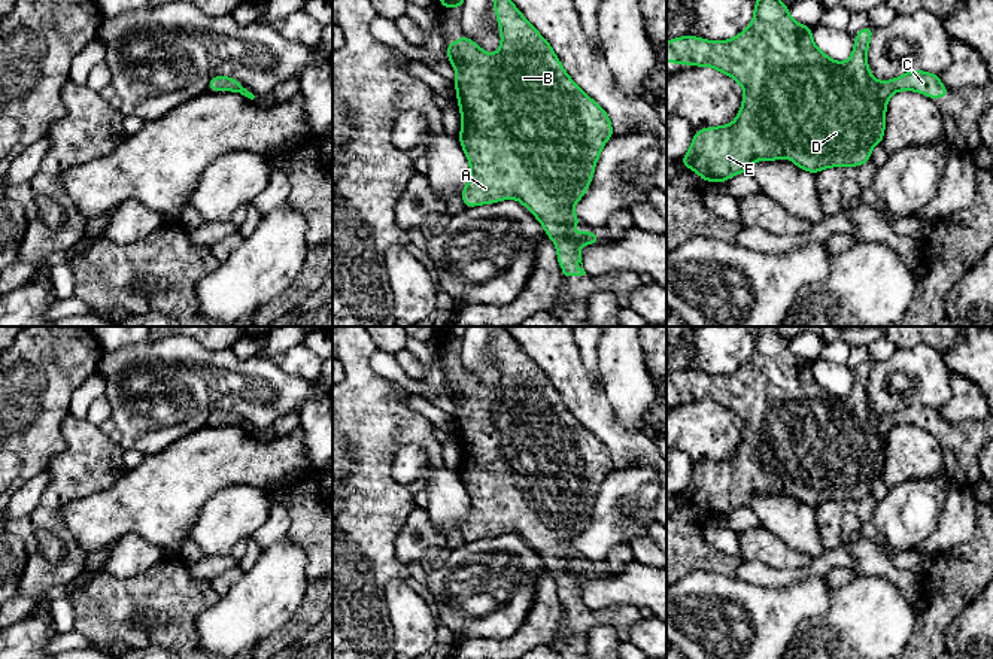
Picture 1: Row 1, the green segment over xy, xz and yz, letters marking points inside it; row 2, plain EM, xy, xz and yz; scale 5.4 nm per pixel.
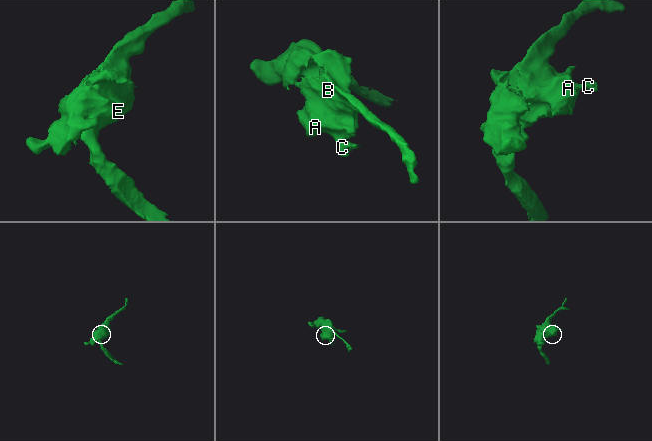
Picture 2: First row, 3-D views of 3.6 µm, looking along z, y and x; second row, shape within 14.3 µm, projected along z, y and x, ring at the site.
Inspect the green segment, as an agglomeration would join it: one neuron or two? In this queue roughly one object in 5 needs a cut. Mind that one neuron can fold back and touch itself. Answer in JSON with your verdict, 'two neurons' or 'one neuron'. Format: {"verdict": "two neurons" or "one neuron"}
{"verdict": "one neuron"}

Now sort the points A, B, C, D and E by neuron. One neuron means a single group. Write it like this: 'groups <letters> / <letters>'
groups A B C D E

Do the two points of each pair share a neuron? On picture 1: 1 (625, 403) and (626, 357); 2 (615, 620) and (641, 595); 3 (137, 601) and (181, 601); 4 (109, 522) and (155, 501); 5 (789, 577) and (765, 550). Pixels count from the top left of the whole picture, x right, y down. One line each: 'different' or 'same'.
1: same
2: different
3: same
4: same
5: different

